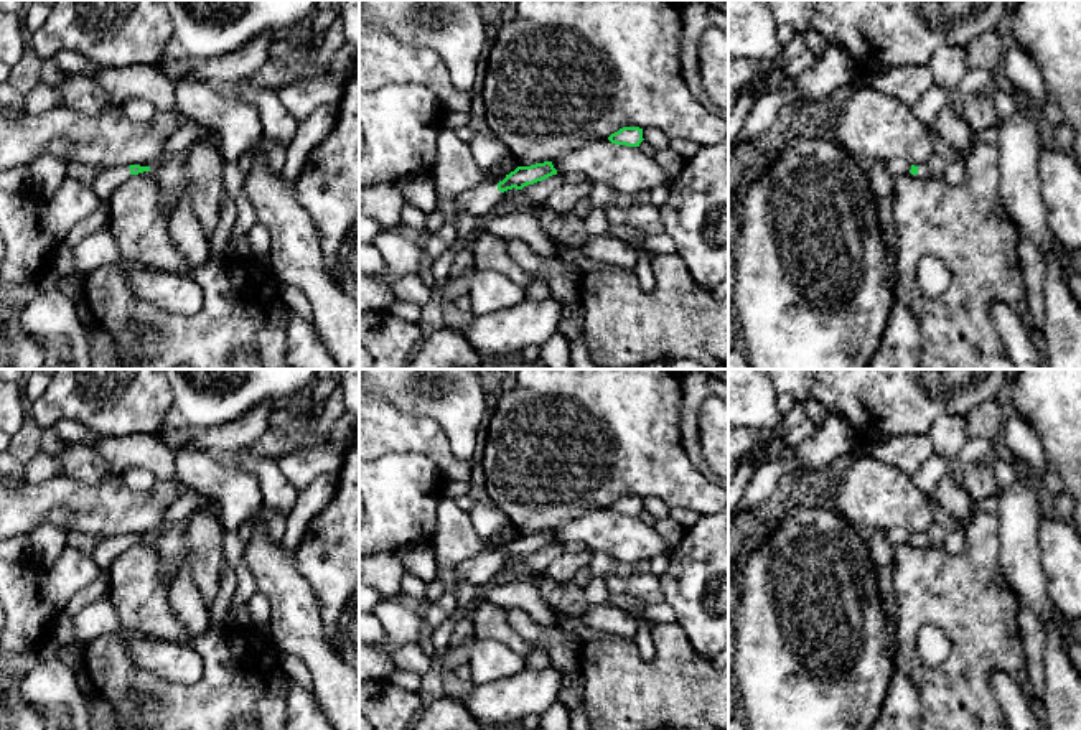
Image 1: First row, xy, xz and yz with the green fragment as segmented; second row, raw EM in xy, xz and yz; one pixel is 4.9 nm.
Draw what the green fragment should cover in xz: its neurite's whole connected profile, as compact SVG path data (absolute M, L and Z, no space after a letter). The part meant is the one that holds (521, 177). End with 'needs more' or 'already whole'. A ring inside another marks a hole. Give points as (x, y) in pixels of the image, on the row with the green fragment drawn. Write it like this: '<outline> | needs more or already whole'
M552 161L536 163L531 166L517 166L499 183L484 180L480 185L460 193L455 198L455 209L458 214L484 218L491 213L494 204L501 201L501 194L504 191L512 188L522 190L524 186L542 181L552 175L557 175Z | needs more

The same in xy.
M130 165L130 166L99 166L94 191L101 201L107 203L114 190L119 188L130 175L150 171L150 166Z | needs more

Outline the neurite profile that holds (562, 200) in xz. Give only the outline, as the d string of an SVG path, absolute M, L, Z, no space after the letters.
M583 181L580 185L565 183L547 198L545 204L559 214L572 213L580 199L588 198L590 191L590 181Z

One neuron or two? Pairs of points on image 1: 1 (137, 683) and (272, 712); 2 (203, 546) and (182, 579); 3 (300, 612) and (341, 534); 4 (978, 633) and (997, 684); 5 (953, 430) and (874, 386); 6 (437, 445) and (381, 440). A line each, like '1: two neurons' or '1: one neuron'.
1: one neuron
2: two neurons
3: two neurons
4: two neurons
5: two neurons
6: one neuron

